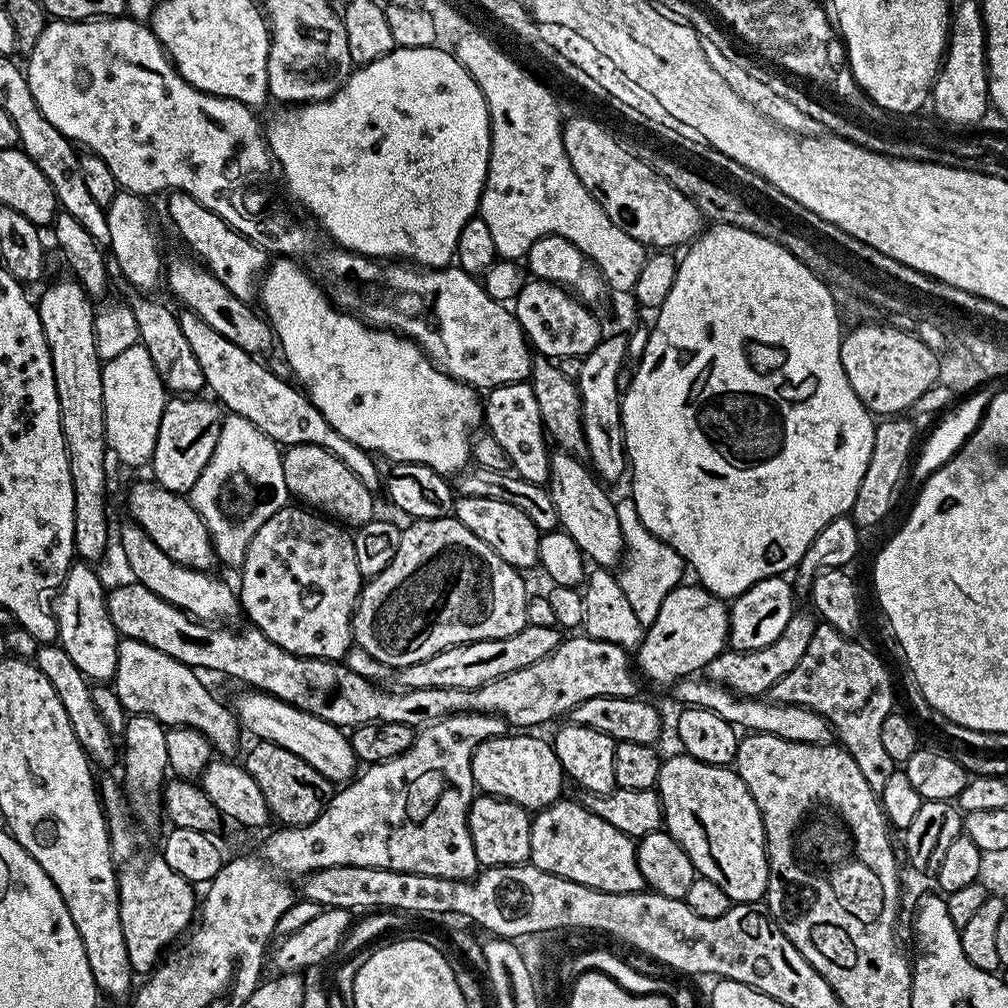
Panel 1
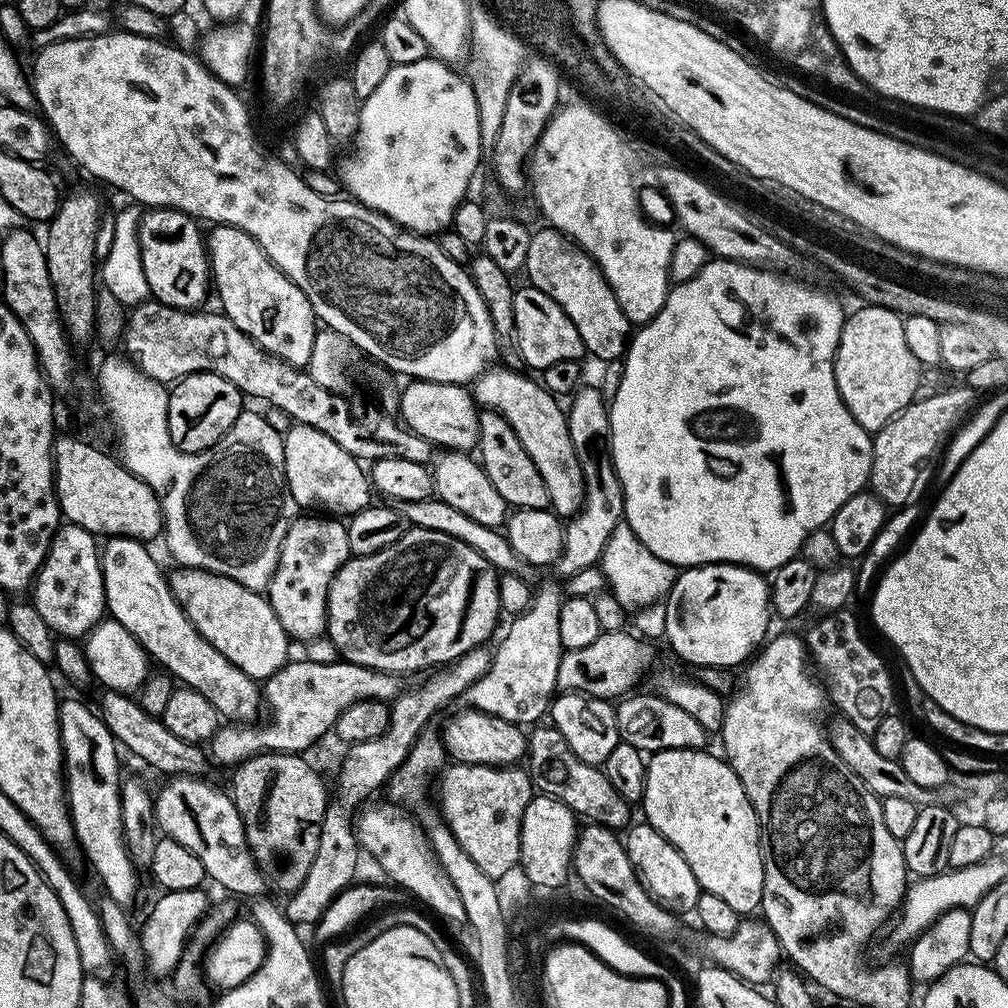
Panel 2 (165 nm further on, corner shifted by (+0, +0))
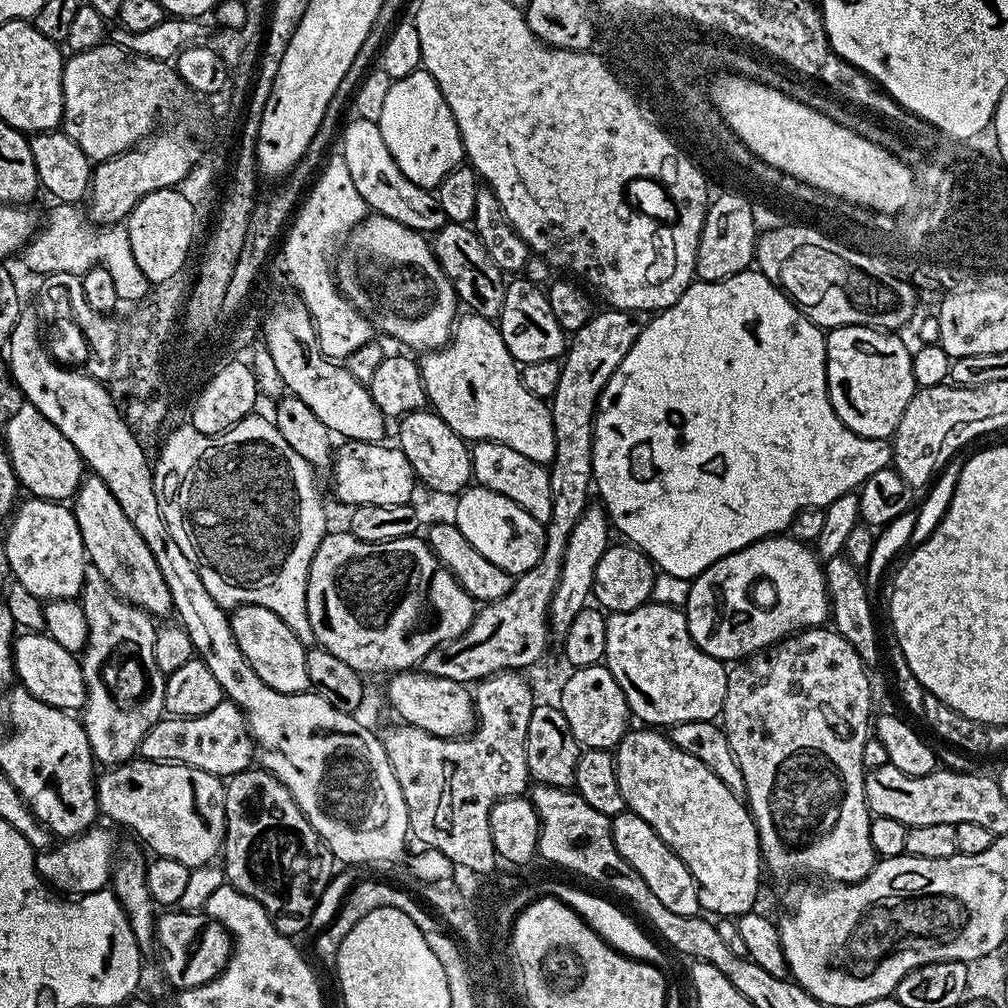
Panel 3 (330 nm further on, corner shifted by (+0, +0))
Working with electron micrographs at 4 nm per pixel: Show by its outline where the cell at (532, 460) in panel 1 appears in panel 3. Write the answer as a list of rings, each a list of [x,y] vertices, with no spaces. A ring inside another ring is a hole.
[[[477,440],[471,445],[472,478],[479,487],[490,490],[494,494],[502,494],[502,498],[510,498],[530,518],[539,524],[547,524],[550,518],[550,478],[545,465],[526,458],[526,454],[518,454],[514,446],[506,446],[497,440]]]

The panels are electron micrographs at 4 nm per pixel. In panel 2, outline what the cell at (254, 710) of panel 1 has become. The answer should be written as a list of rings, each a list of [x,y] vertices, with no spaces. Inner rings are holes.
[[[109,537],[103,548],[101,549],[101,564],[104,570],[104,589],[106,590],[106,612],[111,619],[114,619],[119,622],[122,626],[126,626],[126,630],[128,633],[132,635],[133,638],[136,639],[143,647],[145,652],[148,653],[149,657],[153,661],[156,660],[161,669],[167,672],[169,676],[175,678],[183,687],[185,688],[193,688],[194,690],[198,690],[198,694],[202,694],[202,698],[208,699],[208,701],[213,704],[214,710],[218,710],[220,712],[221,717],[225,721],[228,722],[252,722],[257,719],[256,716],[259,712],[262,712],[262,688],[257,681],[253,680],[251,676],[247,676],[245,672],[242,670],[238,670],[238,666],[234,666],[230,661],[228,661],[222,654],[216,649],[213,644],[210,642],[206,642],[206,638],[202,638],[202,634],[199,630],[192,625],[190,622],[190,618],[184,613],[182,610],[182,606],[177,602],[174,598],[174,594],[170,590],[170,586],[168,585],[168,578],[165,572],[165,569],[160,569],[155,558],[148,552],[147,548],[149,548],[145,543],[142,543],[139,540],[130,539],[128,537]]]

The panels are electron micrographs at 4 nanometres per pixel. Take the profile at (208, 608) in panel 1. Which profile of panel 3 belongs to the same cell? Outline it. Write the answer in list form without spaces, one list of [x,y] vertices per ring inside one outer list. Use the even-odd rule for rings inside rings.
[[[241,604],[240,607],[231,609],[230,621],[236,645],[268,688],[279,692],[309,691],[305,645],[292,633],[290,626],[286,626],[286,622],[274,614],[274,610],[266,606]]]

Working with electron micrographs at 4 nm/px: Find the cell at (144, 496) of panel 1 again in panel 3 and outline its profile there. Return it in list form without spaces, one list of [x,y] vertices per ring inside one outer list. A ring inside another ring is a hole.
[[[21,403],[21,408],[4,424],[3,447],[8,450],[8,460],[20,479],[21,489],[37,500],[68,502],[73,499],[86,477],[84,459],[70,446],[70,438],[50,422],[33,404]]]

